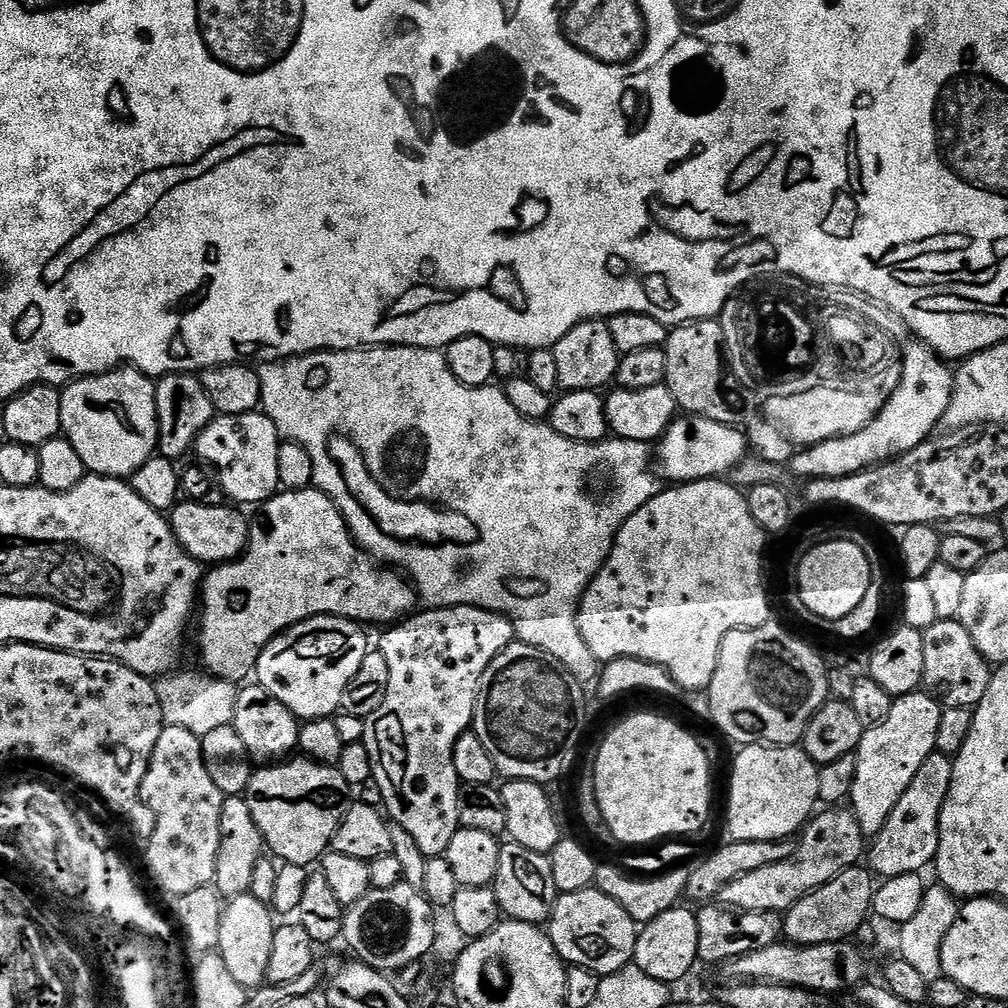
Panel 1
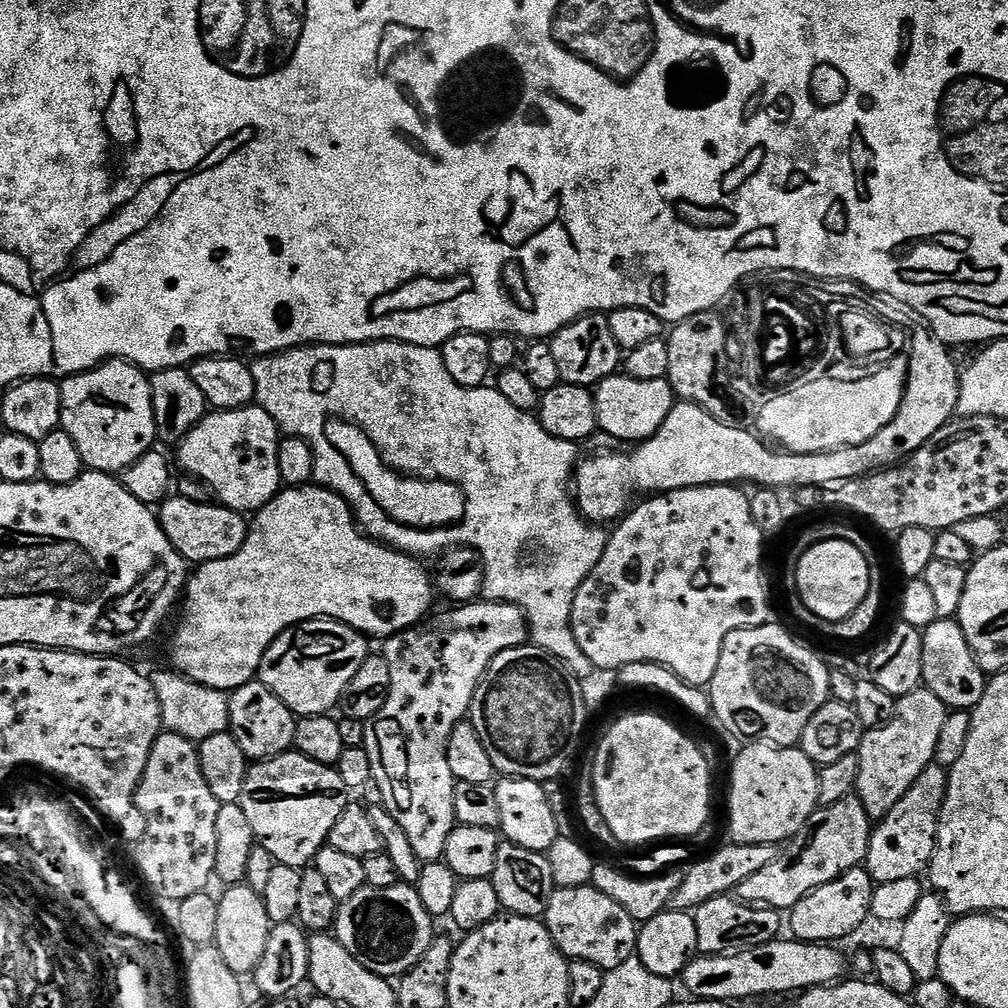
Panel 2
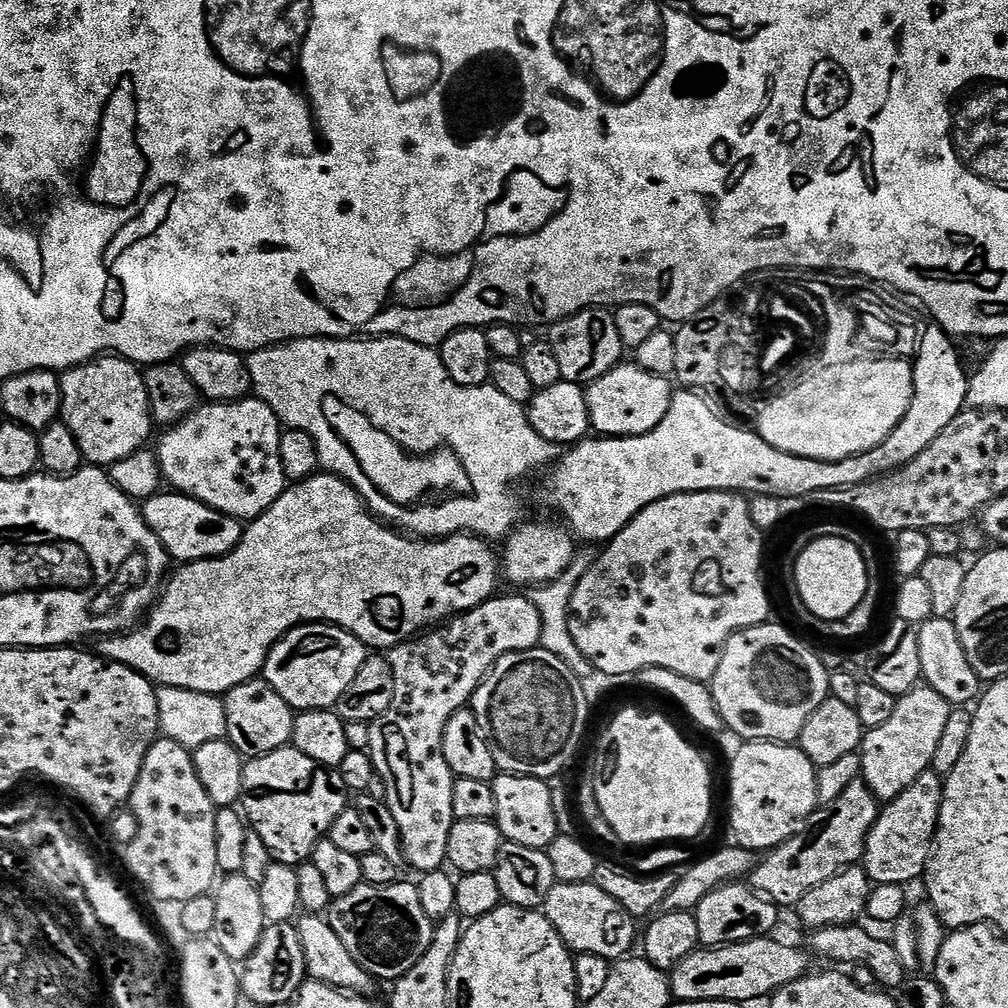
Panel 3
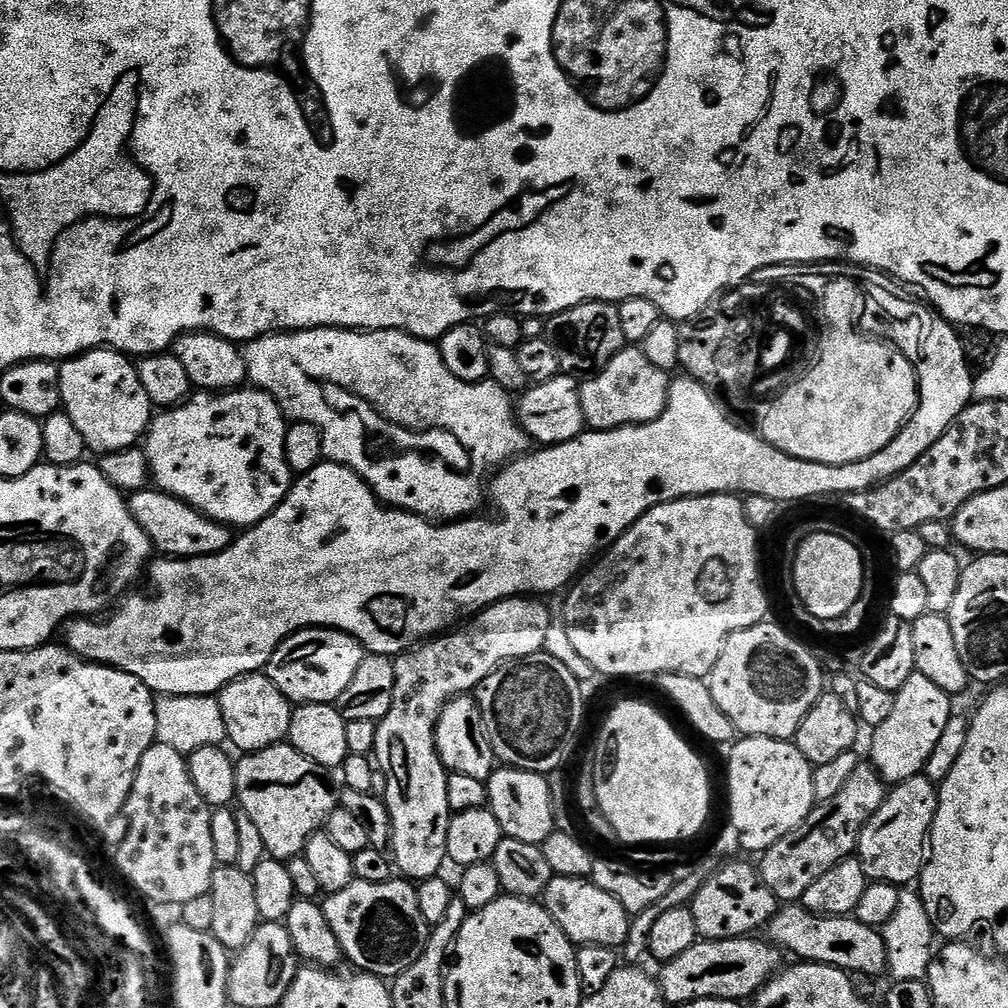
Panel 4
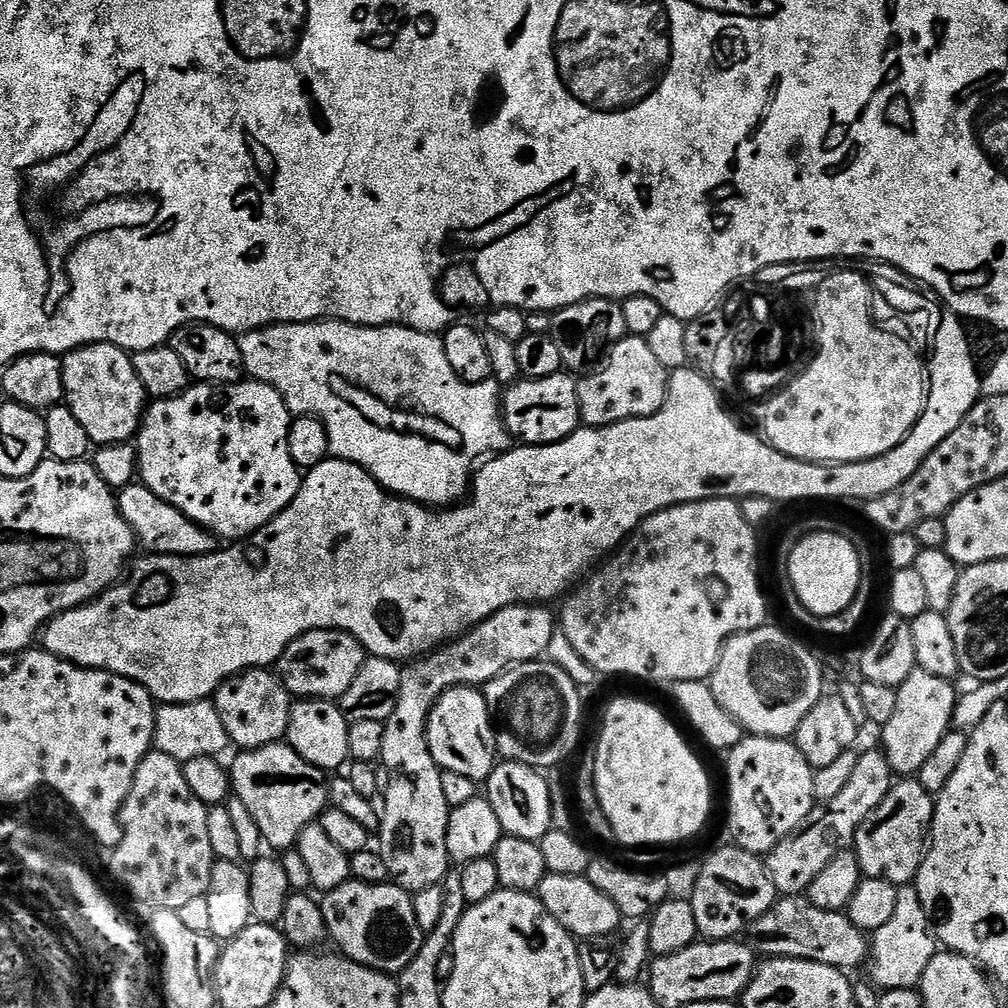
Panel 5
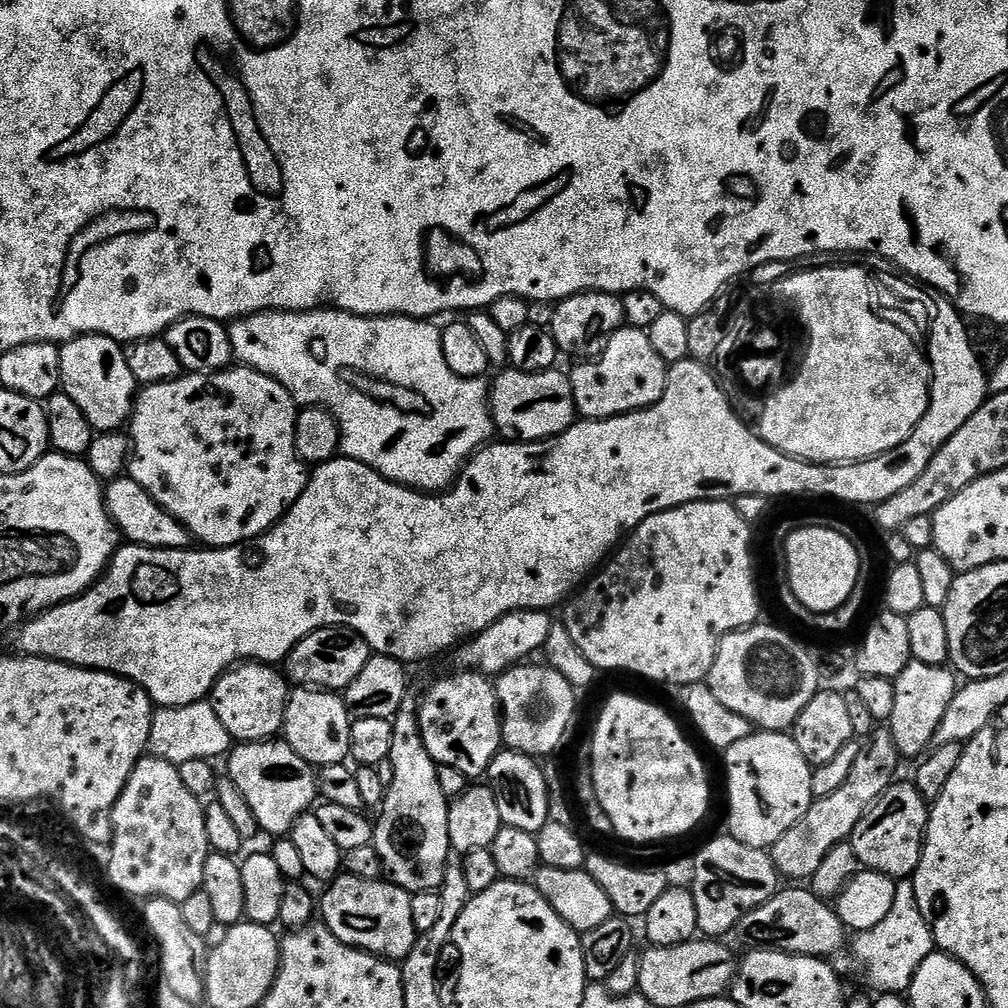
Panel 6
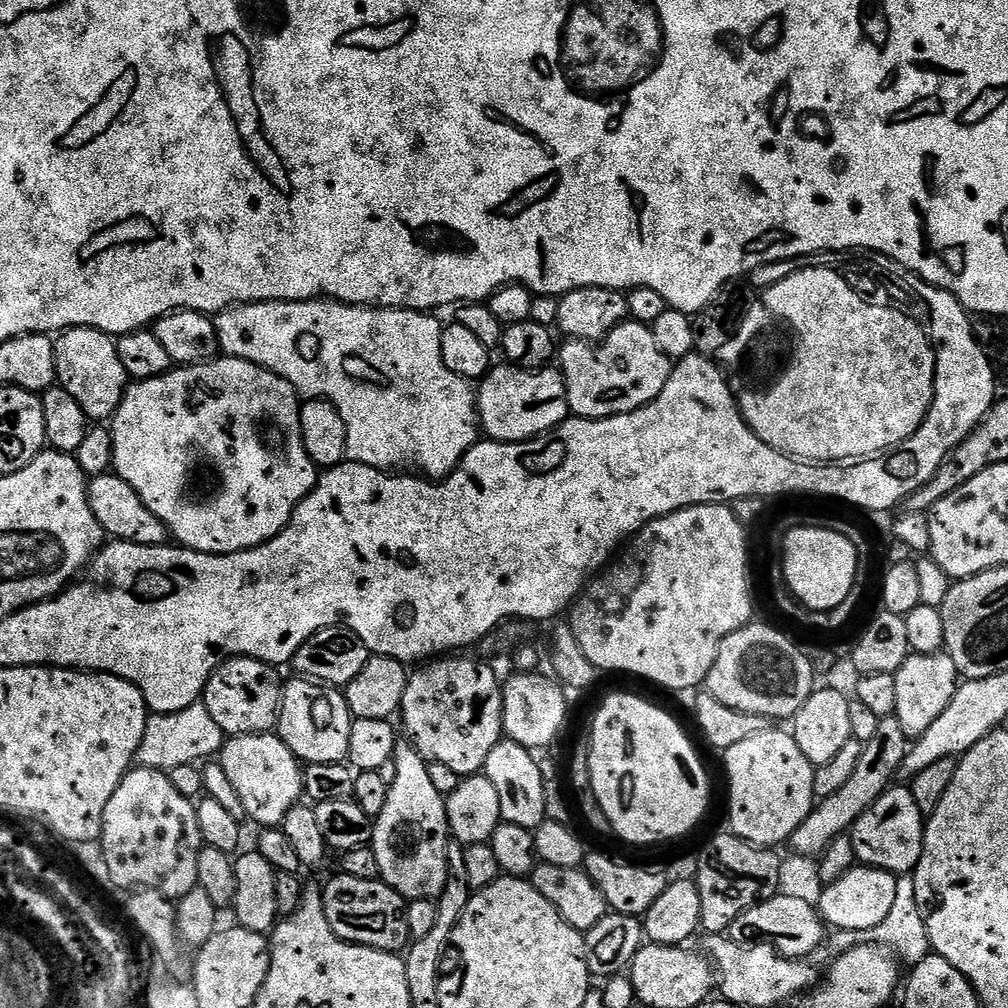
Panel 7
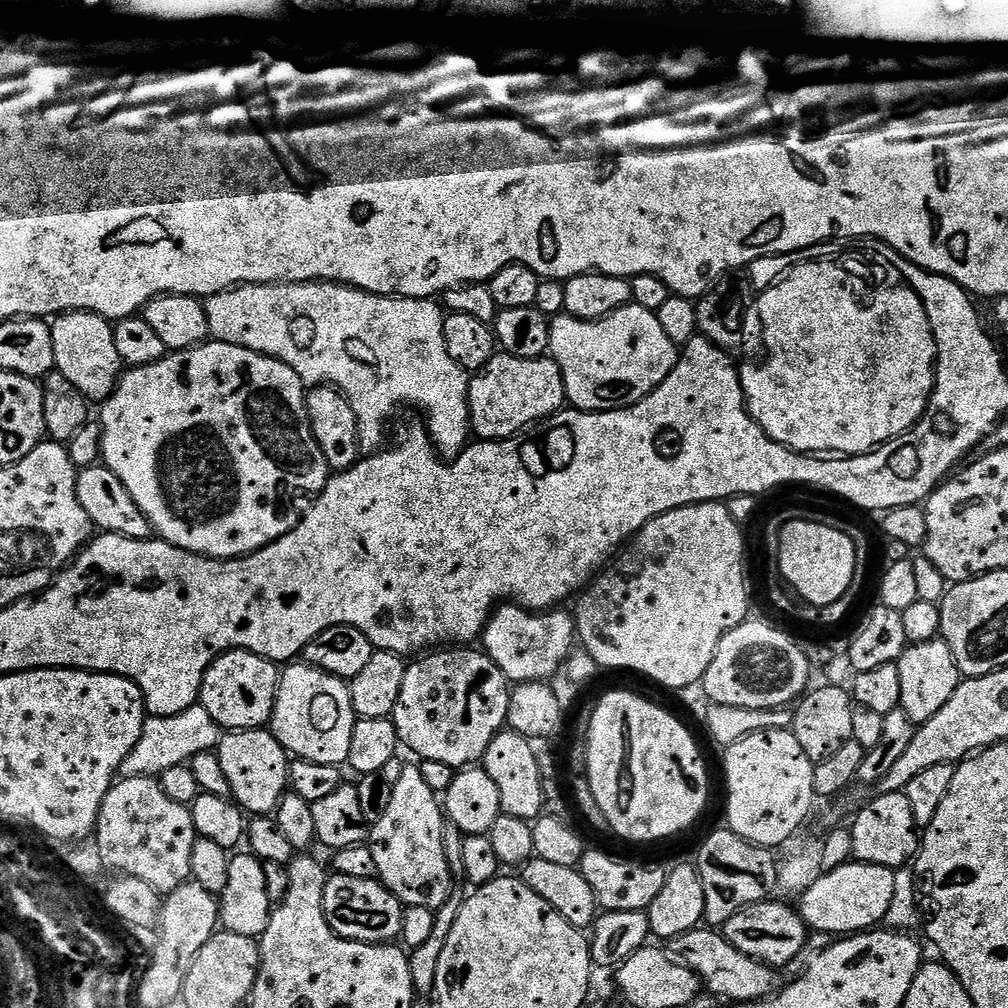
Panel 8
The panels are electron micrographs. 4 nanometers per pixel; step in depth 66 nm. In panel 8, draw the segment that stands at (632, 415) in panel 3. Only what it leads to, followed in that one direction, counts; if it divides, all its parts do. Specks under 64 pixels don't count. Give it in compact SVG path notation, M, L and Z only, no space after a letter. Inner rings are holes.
M635 302L628 304L623 310L607 316L605 320L575 320L573 316L561 314L551 321L550 327L550 349L551 359L556 361L556 365L560 367L560 373L564 379L564 394L567 403L573 409L581 412L613 412L614 410L622 410L623 408L632 408L636 404L646 399L652 391L658 386L662 386L662 382L666 382L666 378L674 370L678 359L678 345L670 342L670 338L666 338L666 330L662 330L662 322L658 322L655 312L647 312L642 306L638 306Z

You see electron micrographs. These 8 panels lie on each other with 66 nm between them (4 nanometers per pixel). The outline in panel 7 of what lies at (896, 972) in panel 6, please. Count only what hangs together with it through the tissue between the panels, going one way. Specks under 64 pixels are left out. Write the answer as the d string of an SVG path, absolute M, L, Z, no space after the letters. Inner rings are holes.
M902 874L897 877L893 909L890 910L889 914L886 914L883 922L879 923L878 926L871 927L870 930L842 931L835 929L831 931L824 941L814 951L810 952L808 957L806 957L806 962L812 968L822 970L840 958L842 954L846 954L860 945L868 944L880 944L891 949L908 966L918 963L918 961L921 961L922 958L931 953L931 944L929 936L926 934L925 920L921 916L921 911L918 910L913 875Z

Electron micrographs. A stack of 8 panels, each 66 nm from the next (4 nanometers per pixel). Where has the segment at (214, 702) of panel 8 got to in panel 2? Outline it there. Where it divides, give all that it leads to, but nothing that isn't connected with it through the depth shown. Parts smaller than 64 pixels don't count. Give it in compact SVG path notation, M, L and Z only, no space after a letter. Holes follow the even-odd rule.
M259 679L252 680L231 693L228 705L228 727L238 746L242 746L242 754L246 754L250 762L269 760L293 747L298 717L286 706L286 702L282 702L282 698L278 698L278 694L271 692Z

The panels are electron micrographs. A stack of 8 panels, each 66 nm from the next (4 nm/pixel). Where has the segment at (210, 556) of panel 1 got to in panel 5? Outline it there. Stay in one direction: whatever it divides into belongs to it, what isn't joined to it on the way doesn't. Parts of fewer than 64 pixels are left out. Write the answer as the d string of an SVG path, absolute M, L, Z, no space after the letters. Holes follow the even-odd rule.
M133 482L119 489L118 503L122 518L132 528L139 547L158 556L205 556L217 551L218 540L208 529L195 524L174 506L162 502L147 486Z

